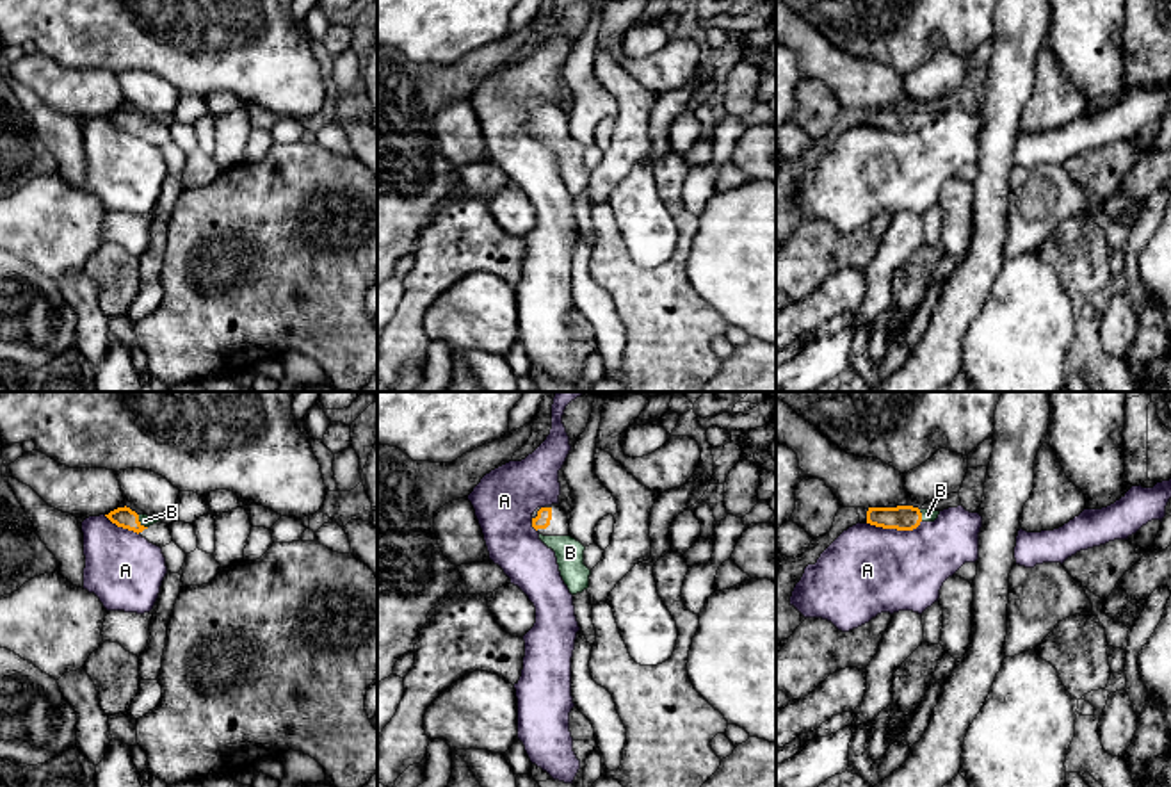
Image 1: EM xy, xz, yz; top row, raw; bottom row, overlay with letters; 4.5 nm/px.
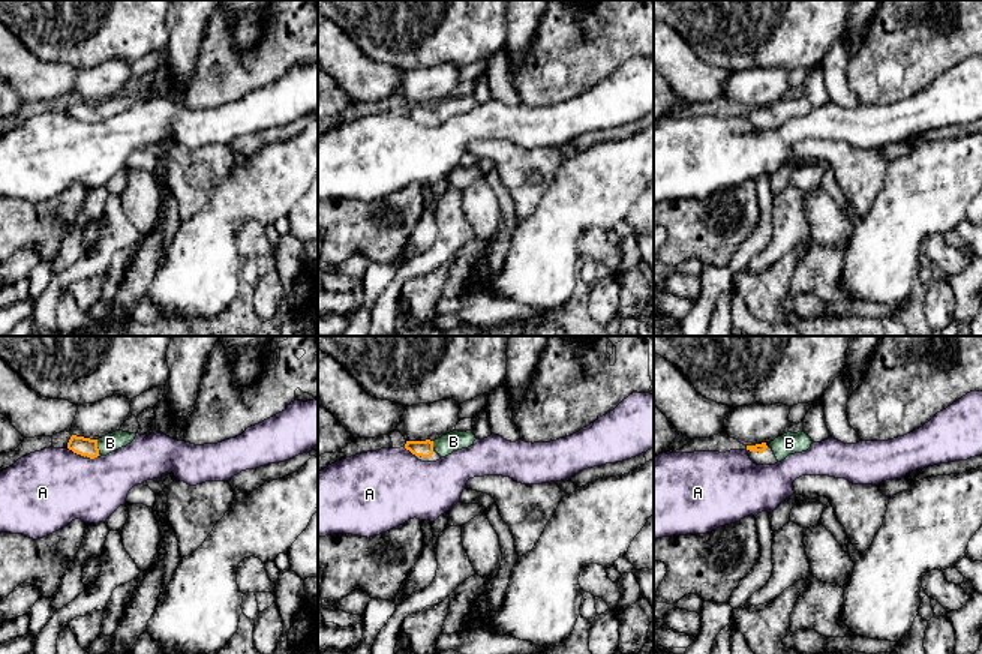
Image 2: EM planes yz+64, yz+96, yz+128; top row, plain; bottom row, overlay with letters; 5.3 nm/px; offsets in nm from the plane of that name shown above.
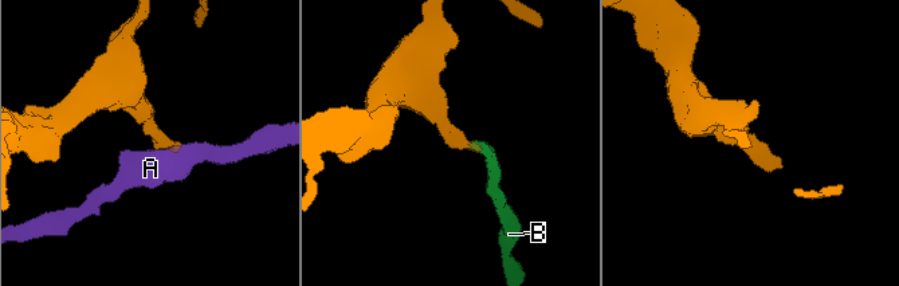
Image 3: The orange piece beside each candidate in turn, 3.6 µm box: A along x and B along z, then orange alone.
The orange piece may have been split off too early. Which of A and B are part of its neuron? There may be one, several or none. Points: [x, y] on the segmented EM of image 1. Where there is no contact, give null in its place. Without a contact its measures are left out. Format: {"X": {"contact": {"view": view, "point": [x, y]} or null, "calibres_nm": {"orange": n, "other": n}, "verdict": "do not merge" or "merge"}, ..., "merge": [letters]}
{"A": {"contact": {"view": "yz", "point": [894, 527]}, "calibres_nm": {"orange": 110, "other": 400}, "verdict": "do not merge"}, "B": {"contact": {"view": "yz", "point": [920, 515]}, "calibres_nm": {"orange": 110, "other": 60}, "verdict": "merge"}, "merge": ["B"]}

